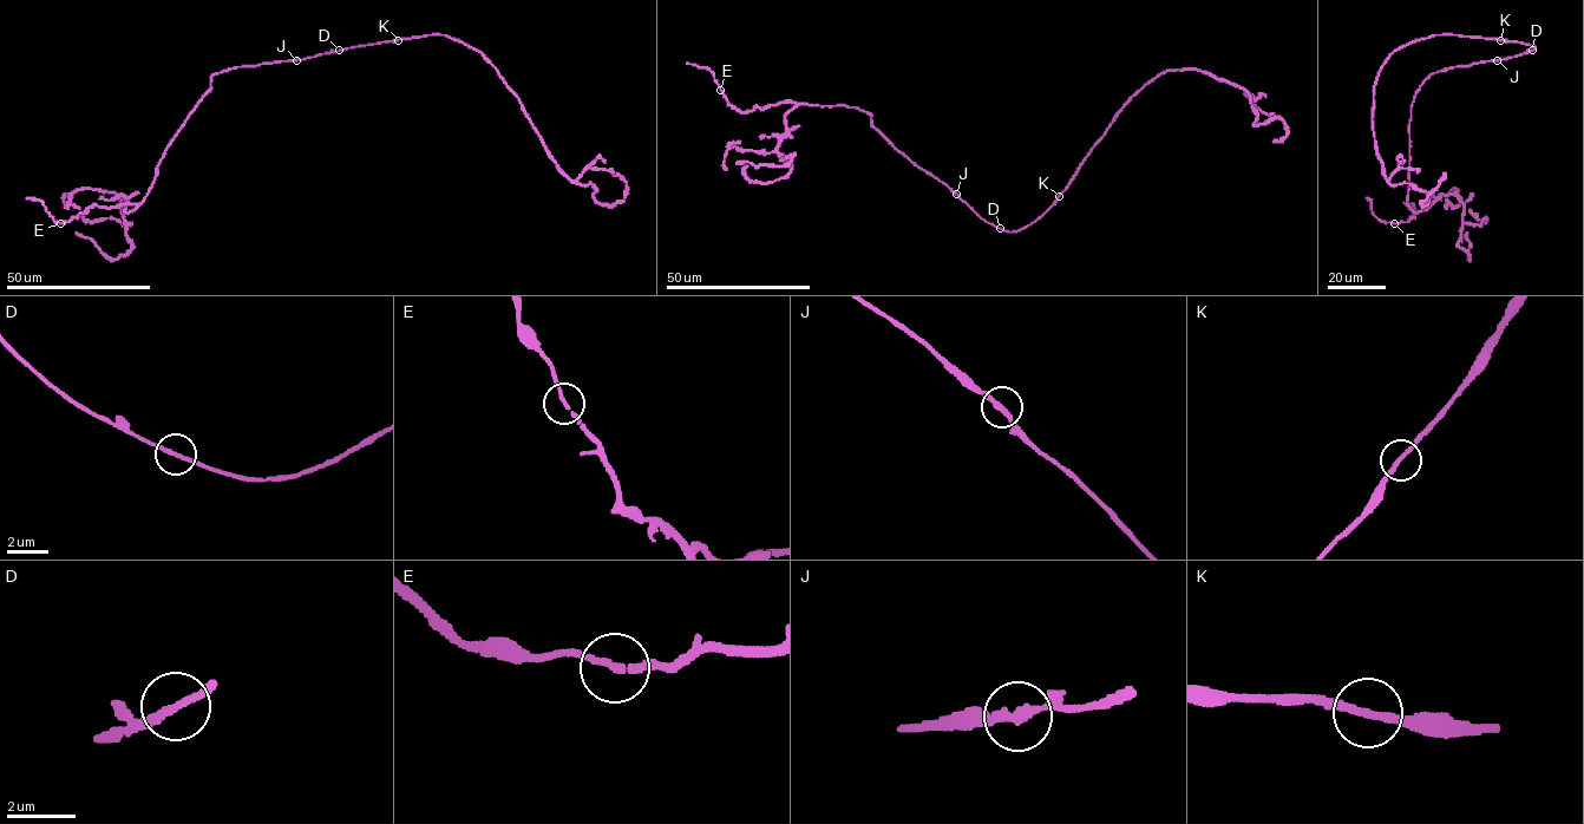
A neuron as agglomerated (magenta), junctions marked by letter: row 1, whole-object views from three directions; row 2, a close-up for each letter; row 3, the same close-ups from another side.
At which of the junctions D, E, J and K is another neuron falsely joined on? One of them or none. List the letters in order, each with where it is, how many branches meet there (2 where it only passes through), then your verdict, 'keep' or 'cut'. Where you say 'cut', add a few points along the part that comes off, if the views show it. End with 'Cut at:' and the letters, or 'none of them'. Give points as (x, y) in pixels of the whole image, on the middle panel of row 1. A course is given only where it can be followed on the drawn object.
D: (1000, 228) | 2 | keep
E: (720, 90) | 2 | keep
J: (956, 194) | 2 | keep
K: (1059, 196) | 2 | keep
Cut at: none of them

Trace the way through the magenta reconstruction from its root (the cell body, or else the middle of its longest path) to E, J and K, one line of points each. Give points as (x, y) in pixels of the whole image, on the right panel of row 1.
E: (1532, 51), (1445, 69), (1424, 82), (1411, 106), (1406, 204), (1415, 213), (1407, 222), (1394, 223)
J: (1532, 51), (1498, 60)
K: (1532, 51), (1536, 47), (1532, 45), (1500, 39)

